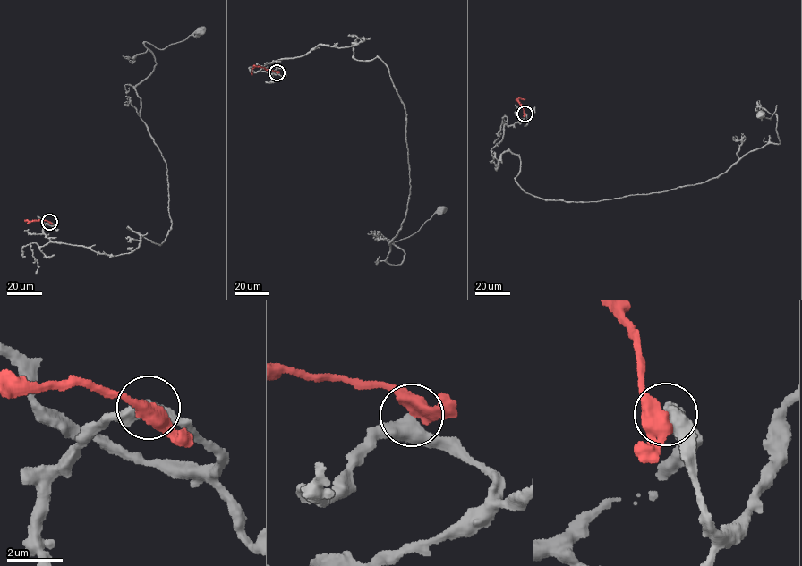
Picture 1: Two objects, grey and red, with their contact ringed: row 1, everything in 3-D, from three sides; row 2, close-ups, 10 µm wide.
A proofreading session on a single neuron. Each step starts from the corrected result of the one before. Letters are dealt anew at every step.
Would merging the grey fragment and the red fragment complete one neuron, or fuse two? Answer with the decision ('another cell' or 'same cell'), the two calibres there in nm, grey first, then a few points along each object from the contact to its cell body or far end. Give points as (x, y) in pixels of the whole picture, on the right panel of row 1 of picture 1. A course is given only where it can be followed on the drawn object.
another cell; calibres 440 and 440 nm; course grey (525, 114), (496, 171), (509, 151), (524, 191), (577, 202), (718, 177), (780, 142), (776, 105), (761, 114); course red (525, 114), (517, 99), (525, 99)

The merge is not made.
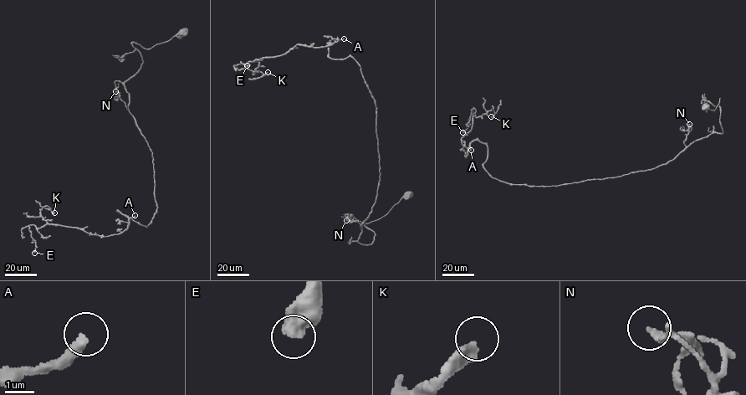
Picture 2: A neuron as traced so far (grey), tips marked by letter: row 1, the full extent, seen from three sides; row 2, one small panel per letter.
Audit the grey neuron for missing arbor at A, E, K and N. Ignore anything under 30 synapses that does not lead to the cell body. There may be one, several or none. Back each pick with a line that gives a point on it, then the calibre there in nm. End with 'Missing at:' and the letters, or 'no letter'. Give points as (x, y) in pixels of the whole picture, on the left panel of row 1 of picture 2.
A: Place: (135, 215). Thickness 340 nm
Missing at: A

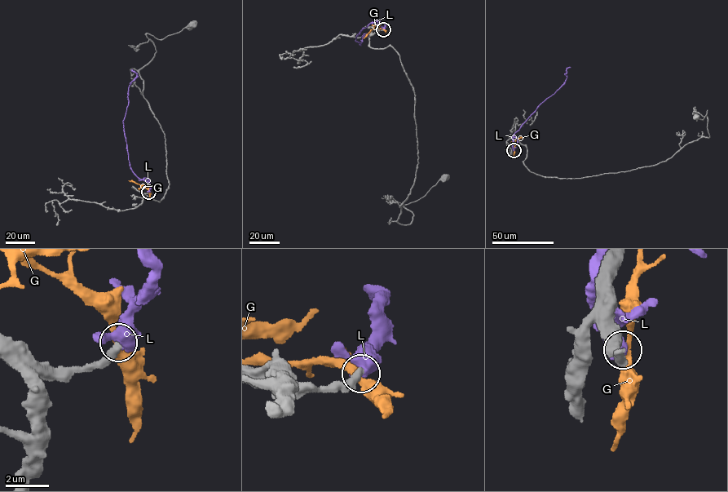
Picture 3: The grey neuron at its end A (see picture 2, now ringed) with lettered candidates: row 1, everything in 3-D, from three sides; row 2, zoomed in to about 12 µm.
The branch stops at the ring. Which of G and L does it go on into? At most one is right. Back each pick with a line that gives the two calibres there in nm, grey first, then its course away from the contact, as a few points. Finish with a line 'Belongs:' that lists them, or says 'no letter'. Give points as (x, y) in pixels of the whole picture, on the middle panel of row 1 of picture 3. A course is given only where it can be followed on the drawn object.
L: 360 nm thick on the grey side, 440 nm on the other; it runs (384, 29), (385, 23), (373, 21), (361, 30), (355, 41), (359, 45), (367, 34), (362, 38)
Belongs: L

